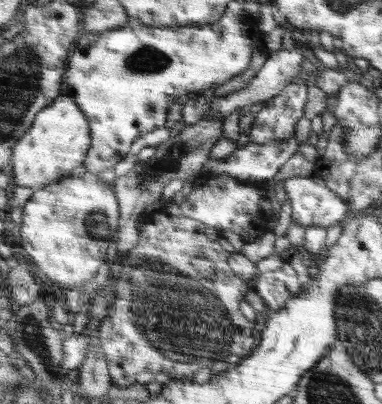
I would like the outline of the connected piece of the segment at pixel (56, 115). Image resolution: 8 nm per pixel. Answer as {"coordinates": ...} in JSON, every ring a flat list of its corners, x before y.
{"coordinates":[[63,94,57,96,52,104,49,104,37,115,36,122,32,124,25,136,18,140,13,149,13,176,10,177,16,183,16,187,31,187,36,190,46,185,58,182,60,179,76,173,87,156,92,140,90,135,90,125,86,119,85,112,73,97]]}

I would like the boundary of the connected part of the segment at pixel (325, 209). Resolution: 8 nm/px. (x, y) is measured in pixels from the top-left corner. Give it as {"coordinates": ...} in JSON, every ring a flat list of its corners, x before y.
{"coordinates":[[288,178,284,182,284,189,287,199,292,207,292,221,302,228,310,226,329,226,342,223,352,215,346,204,334,191,331,191,324,184,317,184,312,178]]}

